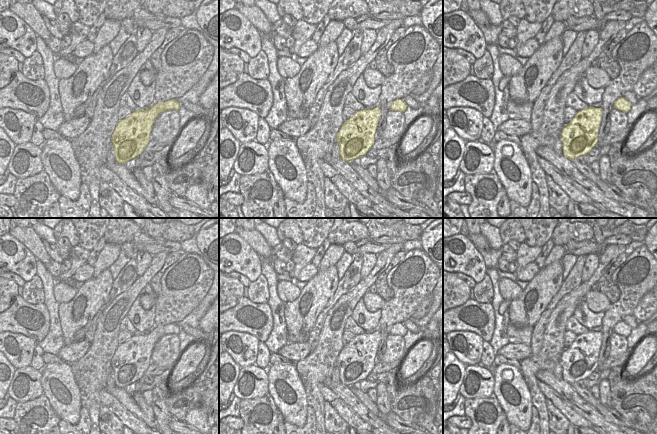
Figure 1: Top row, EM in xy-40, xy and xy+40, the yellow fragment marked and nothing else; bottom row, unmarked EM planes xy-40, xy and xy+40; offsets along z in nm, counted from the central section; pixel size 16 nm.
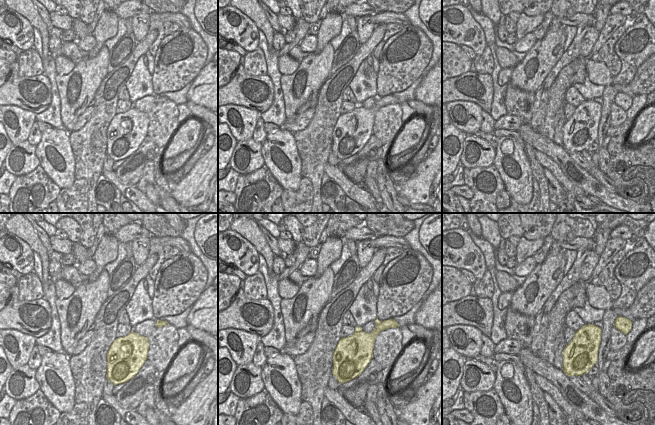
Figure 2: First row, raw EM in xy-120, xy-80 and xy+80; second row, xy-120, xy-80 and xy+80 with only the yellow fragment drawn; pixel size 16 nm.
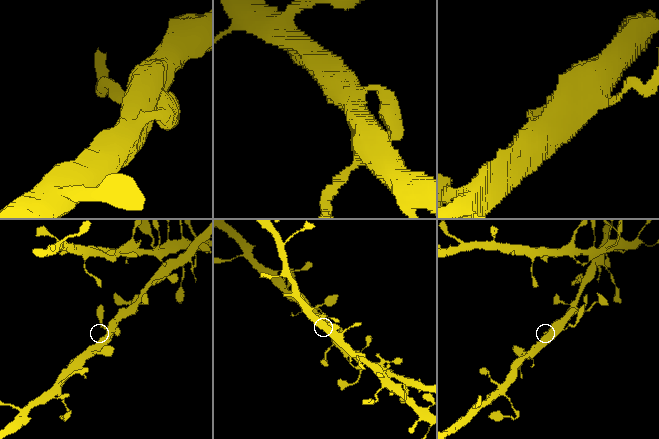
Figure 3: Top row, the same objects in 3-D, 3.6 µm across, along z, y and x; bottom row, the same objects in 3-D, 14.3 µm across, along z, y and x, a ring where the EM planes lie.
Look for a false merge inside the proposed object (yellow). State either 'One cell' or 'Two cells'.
One cell

